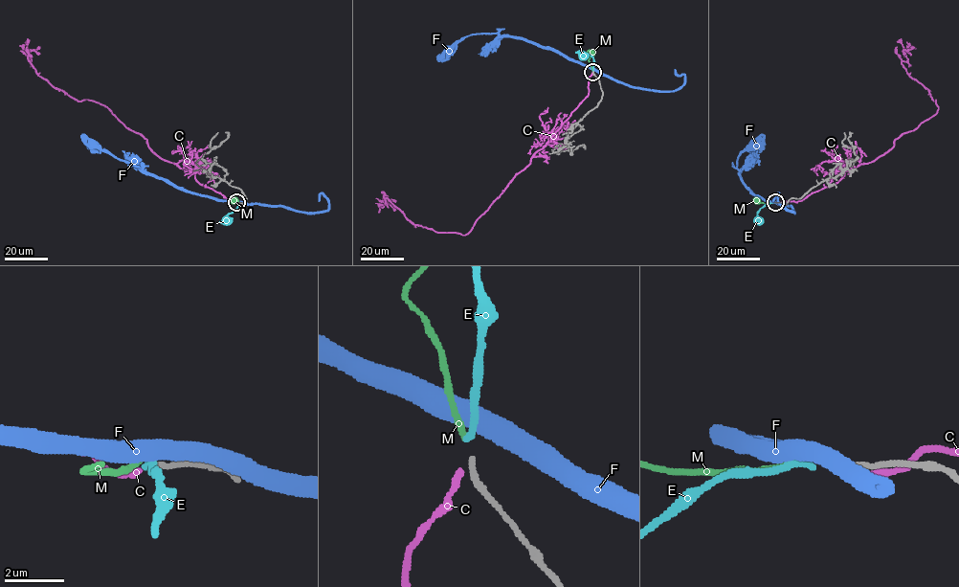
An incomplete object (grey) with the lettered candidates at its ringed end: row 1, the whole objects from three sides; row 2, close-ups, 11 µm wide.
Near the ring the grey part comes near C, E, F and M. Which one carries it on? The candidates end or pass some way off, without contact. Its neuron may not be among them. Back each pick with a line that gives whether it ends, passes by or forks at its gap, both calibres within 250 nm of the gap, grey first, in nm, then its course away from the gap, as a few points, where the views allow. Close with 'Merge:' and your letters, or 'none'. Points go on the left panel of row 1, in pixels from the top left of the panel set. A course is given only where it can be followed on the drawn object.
M: it ends | 180/200 nm
Merge: M

